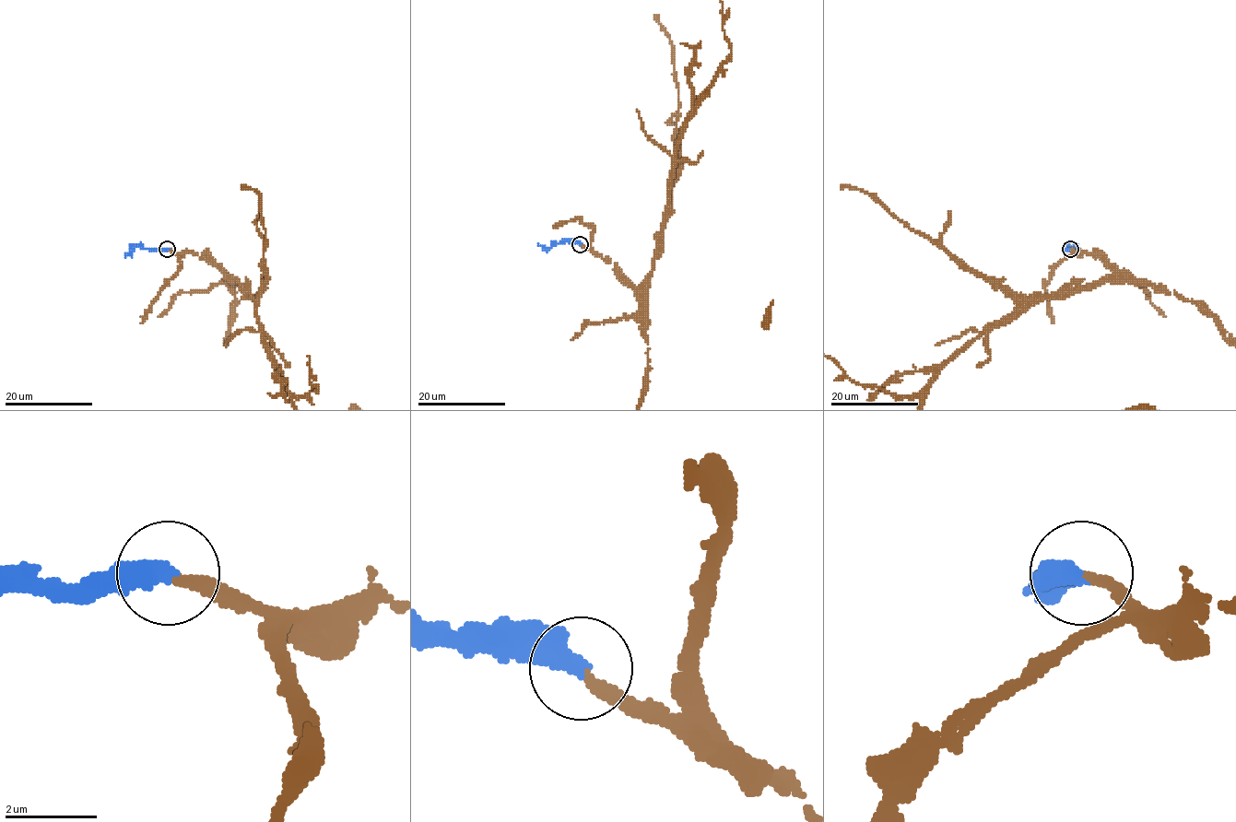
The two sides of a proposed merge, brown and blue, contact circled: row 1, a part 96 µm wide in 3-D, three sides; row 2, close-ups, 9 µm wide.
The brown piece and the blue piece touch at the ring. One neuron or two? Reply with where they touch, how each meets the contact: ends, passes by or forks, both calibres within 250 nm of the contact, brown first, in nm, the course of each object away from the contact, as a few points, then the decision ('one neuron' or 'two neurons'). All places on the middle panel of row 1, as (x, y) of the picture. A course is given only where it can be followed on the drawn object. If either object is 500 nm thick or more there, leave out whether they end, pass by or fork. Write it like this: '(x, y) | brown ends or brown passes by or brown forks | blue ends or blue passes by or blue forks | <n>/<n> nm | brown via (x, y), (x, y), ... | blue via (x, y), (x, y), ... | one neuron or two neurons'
(580, 244) | brown ends | blue ends | 240/420 nm | blue via (580, 243), (560, 241), (547, 251), (537, 243) | one neuron

